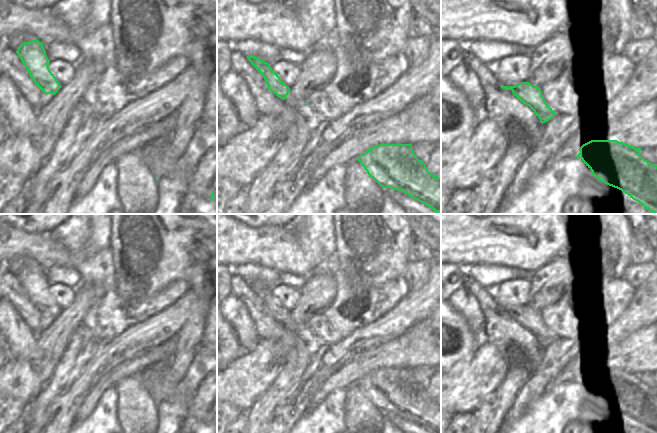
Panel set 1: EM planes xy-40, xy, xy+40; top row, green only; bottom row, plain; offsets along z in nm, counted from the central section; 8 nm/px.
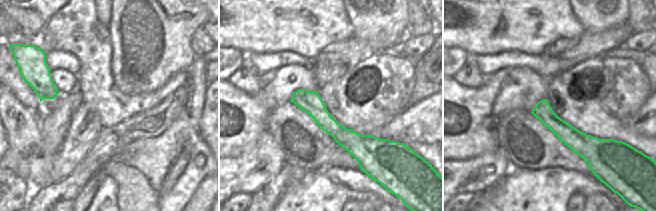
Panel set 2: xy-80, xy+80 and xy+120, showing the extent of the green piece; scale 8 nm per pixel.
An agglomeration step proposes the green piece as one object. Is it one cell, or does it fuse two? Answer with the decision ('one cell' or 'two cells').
one cell

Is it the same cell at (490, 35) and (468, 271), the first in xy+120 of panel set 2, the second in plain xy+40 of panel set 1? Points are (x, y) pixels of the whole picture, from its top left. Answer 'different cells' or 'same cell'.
different cells

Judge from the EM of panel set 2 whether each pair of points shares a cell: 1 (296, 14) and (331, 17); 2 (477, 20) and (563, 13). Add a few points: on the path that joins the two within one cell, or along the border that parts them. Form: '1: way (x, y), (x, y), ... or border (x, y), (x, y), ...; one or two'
1: way (305, 15), (310, 18), (322, 17); one
2: way (498, 12), (542, 13); one

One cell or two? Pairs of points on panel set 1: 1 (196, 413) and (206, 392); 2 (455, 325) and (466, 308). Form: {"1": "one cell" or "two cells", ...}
{"1": "one cell", "2": "two cells"}

